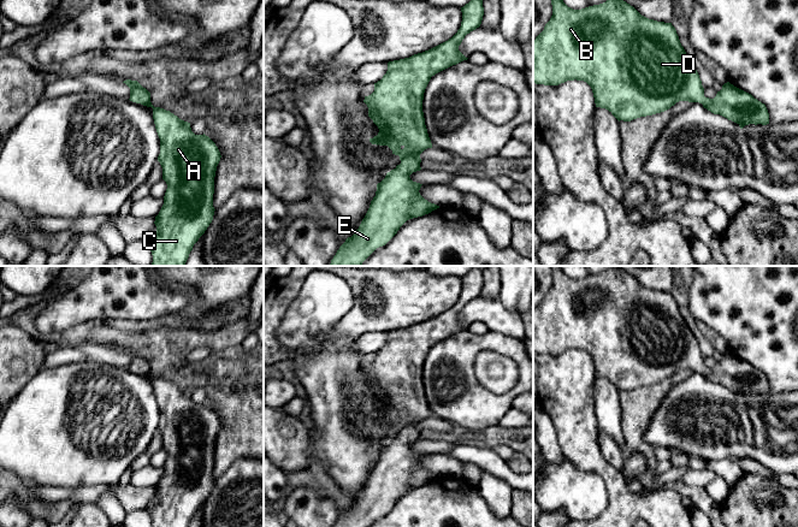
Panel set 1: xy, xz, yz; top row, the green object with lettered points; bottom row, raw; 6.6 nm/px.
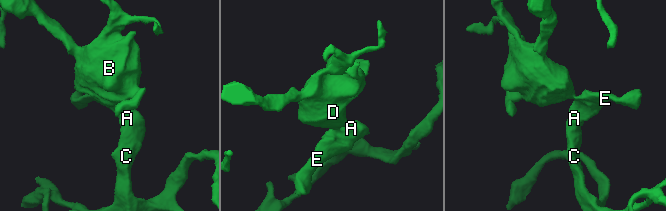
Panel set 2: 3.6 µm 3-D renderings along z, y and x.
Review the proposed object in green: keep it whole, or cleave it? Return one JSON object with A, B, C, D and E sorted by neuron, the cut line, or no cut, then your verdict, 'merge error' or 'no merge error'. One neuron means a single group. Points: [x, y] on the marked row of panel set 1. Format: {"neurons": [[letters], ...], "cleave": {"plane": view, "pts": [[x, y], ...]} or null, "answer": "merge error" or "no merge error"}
{"neurons": [["A", "B", "C", "D", "E"]], "cleave": null, "answer": "no merge error"}

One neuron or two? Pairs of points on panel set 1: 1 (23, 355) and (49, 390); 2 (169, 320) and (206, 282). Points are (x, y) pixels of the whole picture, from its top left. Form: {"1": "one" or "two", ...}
{"1": "two", "2": "two"}

